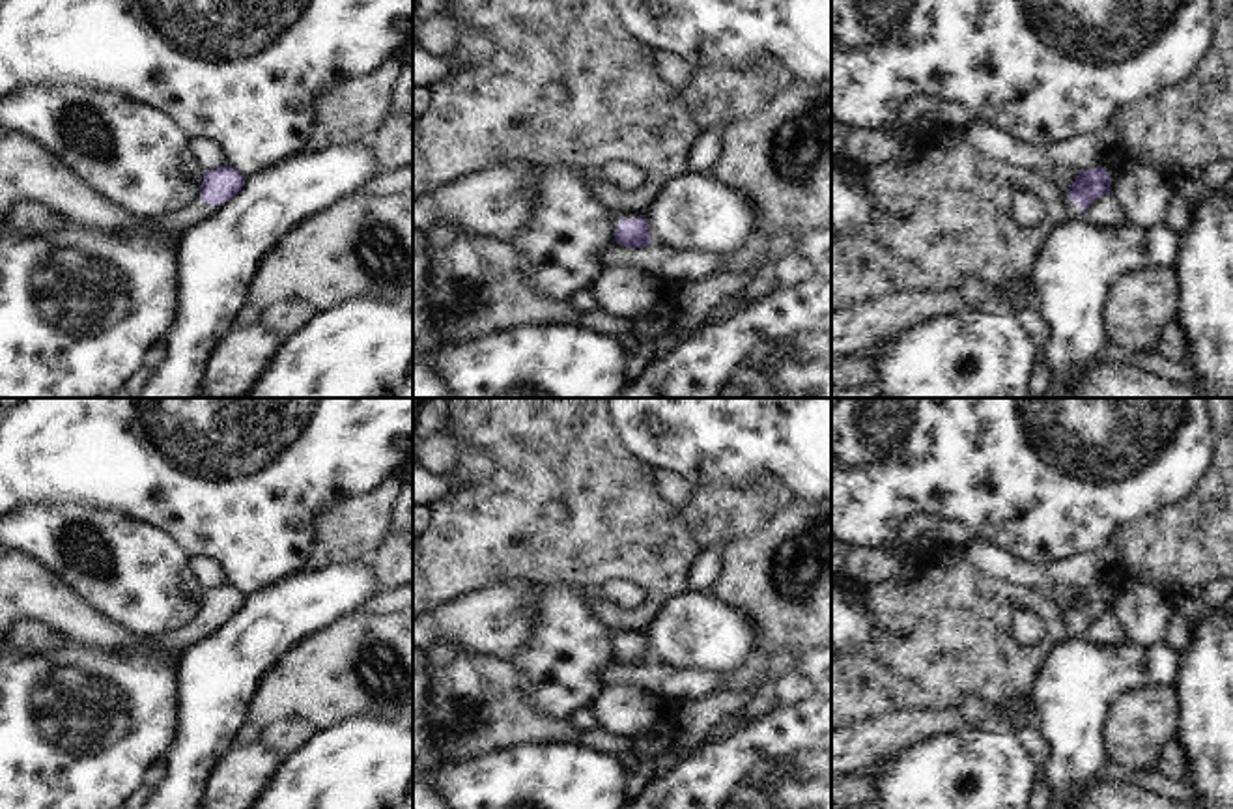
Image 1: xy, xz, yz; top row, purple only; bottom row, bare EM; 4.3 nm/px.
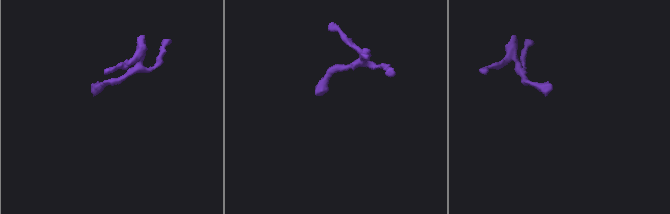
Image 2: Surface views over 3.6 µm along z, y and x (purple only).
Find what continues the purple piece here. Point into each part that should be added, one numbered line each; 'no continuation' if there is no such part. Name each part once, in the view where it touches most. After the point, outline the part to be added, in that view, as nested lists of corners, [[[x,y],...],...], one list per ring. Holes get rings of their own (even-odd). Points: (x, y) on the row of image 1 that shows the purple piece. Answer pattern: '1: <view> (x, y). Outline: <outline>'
1: yz (1075, 210). Outline: [[[1070,200],[1067,206],[1067,220],[1084,219],[1084,217],[1085,217],[1085,209],[1080,204],[1076,204],[1074,200]]]

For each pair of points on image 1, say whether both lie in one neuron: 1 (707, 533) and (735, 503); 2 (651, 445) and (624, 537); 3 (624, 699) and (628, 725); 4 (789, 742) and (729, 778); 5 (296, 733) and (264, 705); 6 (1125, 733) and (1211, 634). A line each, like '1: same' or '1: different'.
1: same
2: different
3: same
4: same
5: different
6: different

